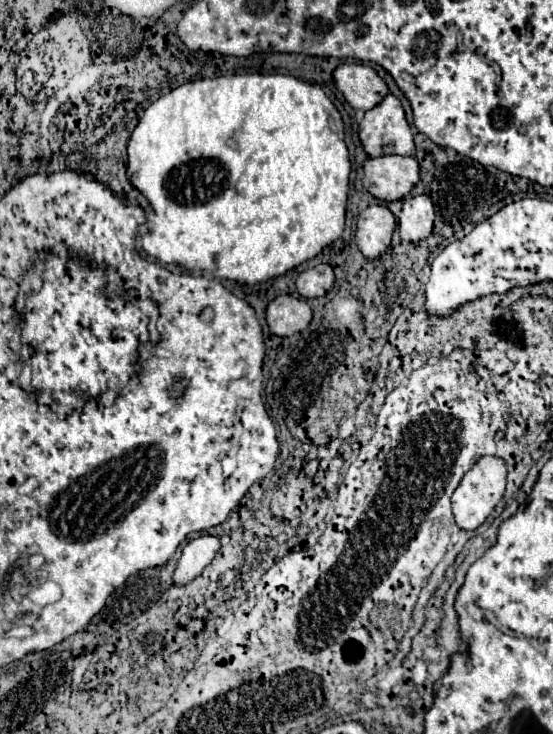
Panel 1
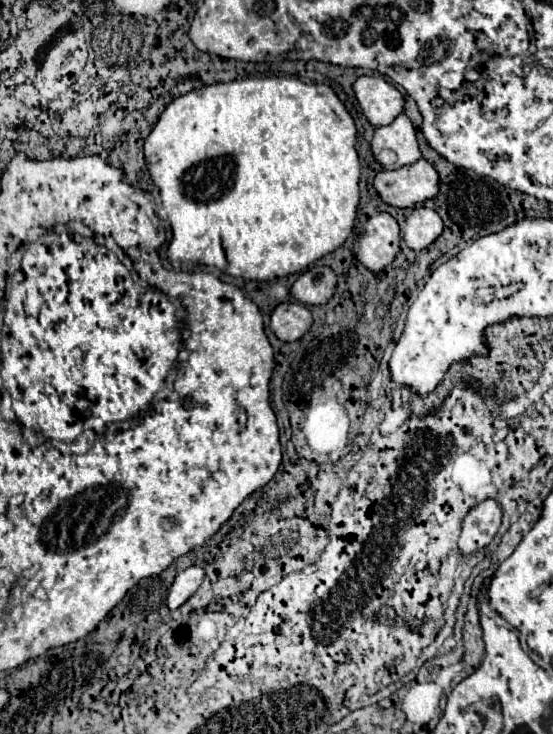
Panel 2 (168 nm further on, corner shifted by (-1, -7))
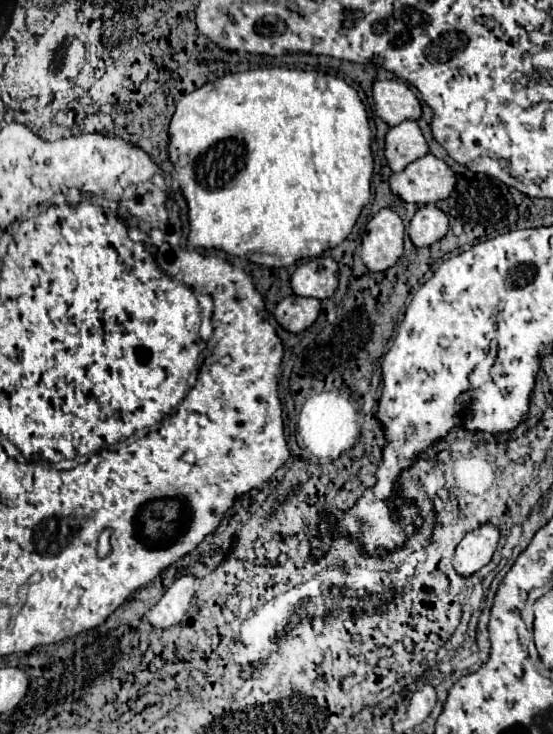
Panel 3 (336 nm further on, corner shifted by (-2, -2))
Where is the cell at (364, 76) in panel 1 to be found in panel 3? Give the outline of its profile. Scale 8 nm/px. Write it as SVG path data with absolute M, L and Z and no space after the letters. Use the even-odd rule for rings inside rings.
M390 79L374 83L374 109L382 121L390 127L402 121L418 121L422 117L422 107L418 97L408 85Z

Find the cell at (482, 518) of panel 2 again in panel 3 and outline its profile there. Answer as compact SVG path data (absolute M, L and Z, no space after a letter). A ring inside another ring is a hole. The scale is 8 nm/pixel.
M486 523L476 531L470 531L460 545L456 547L454 569L462 577L470 577L490 563L496 547L498 547L500 531L496 525Z

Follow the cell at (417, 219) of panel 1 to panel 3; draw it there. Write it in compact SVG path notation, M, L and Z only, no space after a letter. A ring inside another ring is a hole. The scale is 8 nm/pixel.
M426 205L416 211L410 221L408 235L416 247L430 247L440 241L448 231L448 217L434 205Z

